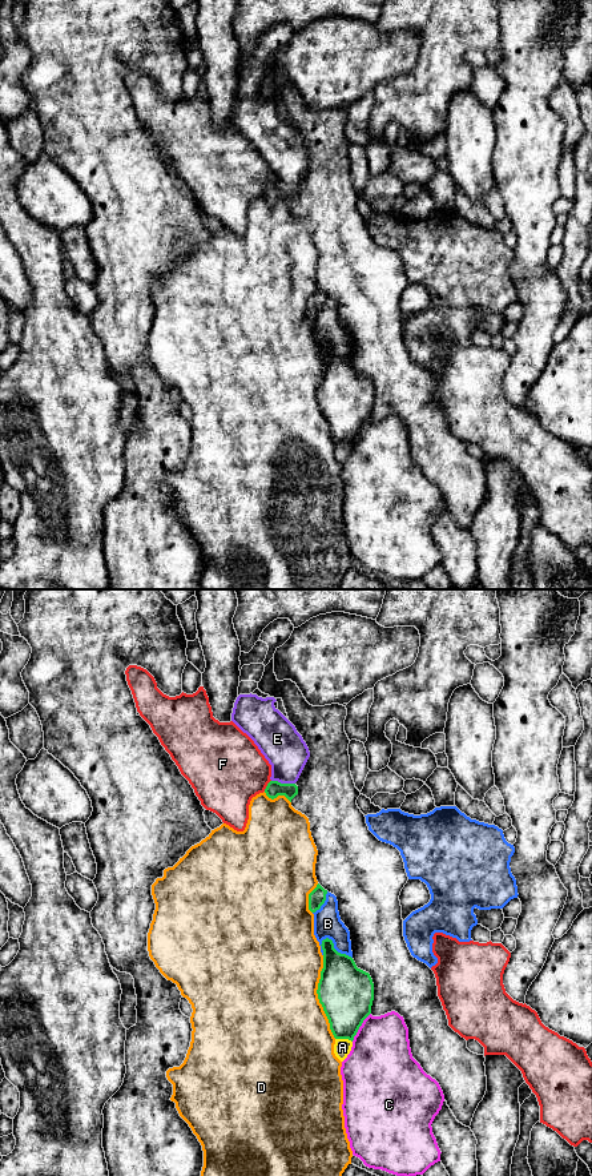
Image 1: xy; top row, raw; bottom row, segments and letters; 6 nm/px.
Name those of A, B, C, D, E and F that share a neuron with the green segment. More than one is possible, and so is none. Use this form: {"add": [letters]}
{"add": ["E"]}

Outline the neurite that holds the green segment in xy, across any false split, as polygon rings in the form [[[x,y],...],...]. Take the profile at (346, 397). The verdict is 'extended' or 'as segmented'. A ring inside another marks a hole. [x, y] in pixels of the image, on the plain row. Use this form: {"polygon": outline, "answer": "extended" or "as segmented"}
{"polygon": [[[331,343],[322,345],[323,372],[318,403],[335,443],[354,444],[363,424],[371,418],[374,387],[354,363],[334,353]]], "answer": "as segmented"}

